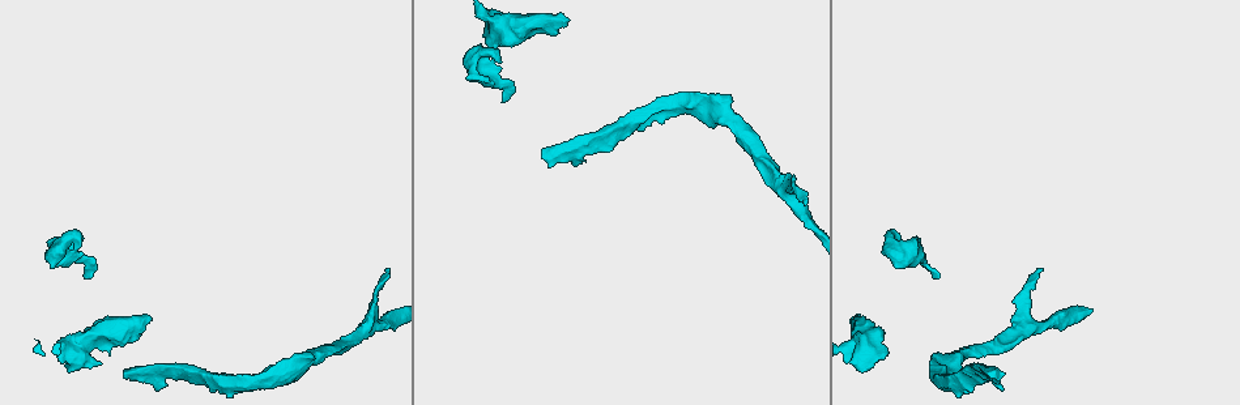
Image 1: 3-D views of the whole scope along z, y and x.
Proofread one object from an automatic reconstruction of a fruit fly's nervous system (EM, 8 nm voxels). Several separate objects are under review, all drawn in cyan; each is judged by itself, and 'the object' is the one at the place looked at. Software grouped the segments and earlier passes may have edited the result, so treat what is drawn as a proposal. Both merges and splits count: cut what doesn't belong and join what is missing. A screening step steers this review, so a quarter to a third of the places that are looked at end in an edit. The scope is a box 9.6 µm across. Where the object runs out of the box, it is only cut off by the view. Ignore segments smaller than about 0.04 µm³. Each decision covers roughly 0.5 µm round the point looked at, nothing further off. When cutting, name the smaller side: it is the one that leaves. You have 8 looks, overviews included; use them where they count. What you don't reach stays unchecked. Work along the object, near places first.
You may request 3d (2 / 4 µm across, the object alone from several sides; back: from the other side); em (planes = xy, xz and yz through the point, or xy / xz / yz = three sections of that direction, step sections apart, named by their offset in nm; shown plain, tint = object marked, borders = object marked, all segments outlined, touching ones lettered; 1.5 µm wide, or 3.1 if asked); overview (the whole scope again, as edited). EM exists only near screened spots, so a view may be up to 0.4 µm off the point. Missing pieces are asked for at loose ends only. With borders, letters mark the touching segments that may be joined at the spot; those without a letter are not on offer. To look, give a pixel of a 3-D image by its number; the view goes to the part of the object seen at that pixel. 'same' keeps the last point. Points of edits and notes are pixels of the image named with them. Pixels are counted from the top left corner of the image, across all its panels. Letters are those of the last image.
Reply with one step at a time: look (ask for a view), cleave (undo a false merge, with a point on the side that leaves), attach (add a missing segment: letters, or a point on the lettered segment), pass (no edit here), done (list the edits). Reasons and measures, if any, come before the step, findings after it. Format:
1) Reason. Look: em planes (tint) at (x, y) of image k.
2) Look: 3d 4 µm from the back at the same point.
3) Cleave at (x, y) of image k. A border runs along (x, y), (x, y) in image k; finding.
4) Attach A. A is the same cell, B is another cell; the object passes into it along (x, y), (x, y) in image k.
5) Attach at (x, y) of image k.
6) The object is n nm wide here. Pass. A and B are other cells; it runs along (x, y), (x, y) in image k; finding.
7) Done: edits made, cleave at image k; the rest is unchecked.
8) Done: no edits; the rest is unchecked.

Tapers out. Look: 3d 2 µm at (807, 204) of image 1.

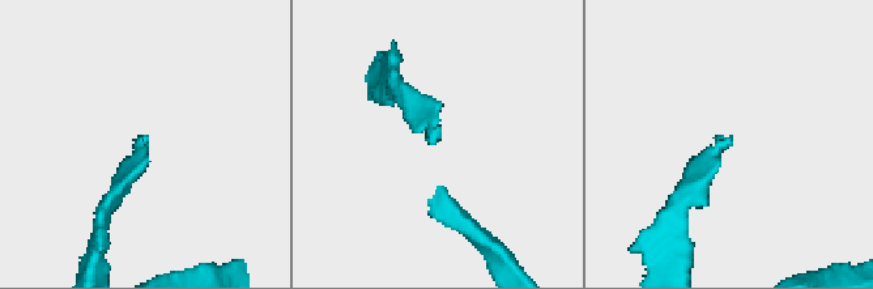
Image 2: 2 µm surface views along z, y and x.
Look: em xz step 4 (borders) at (137, 145) of image 2.

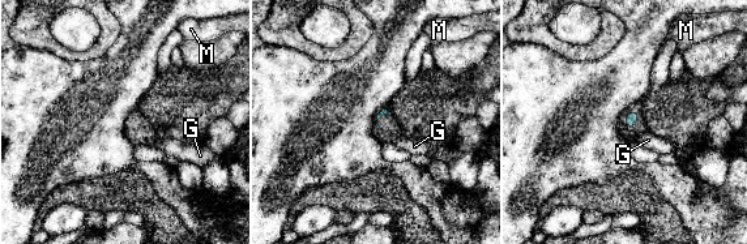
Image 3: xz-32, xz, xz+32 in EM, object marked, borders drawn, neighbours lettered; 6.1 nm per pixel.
Another direction. Look: em planes (borders) at the same point.

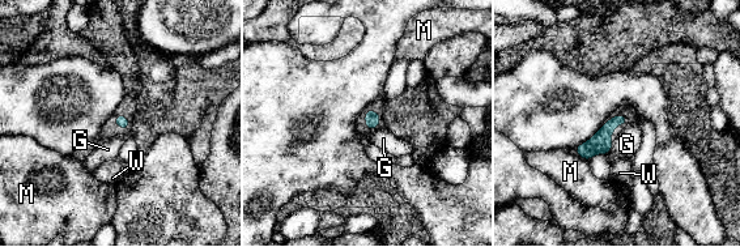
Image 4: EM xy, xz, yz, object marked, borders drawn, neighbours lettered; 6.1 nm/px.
Pass. G, M and W are other cells; a border runs along (613, 141), (608, 153) in image 4; no lettered segment goes on from it.

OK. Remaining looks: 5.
Branch stops here. Look: em yz step 4 (borders) at (147, 322) of image 1.

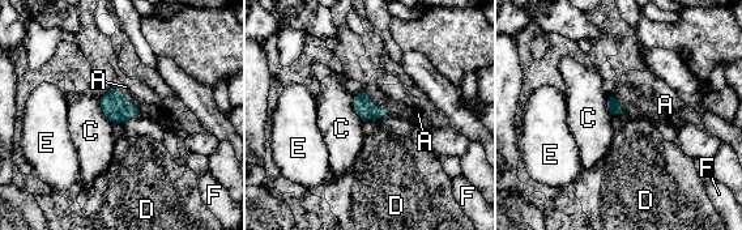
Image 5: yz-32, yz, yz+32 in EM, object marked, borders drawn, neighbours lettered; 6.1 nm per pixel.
Attach A. A is the same cell, C, D, E and F are other cells; the object passes into it along (366, 110), (374, 105), (405, 107) in image 5; the neuron continues.

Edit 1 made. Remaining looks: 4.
Look: overview.

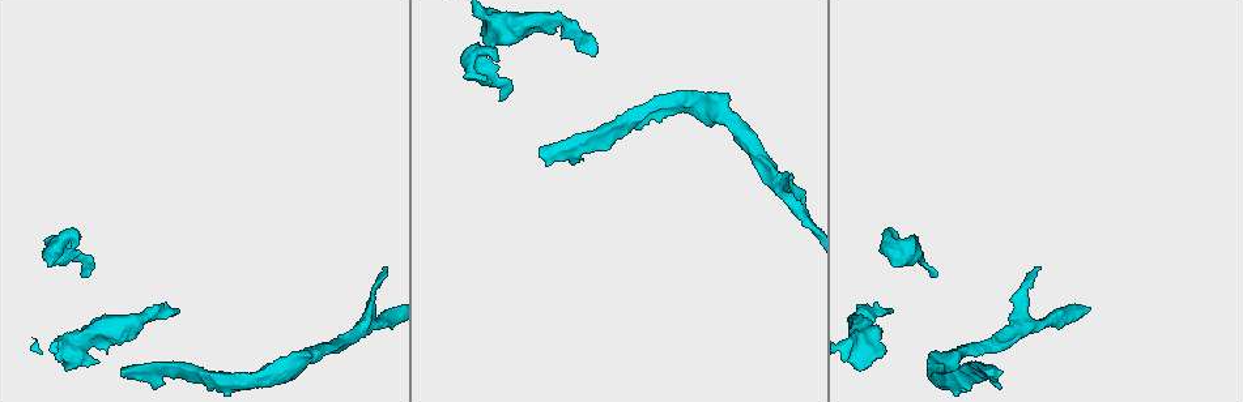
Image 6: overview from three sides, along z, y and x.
An open end. Look: 3d 2 µm at (540, 147) of image 6.

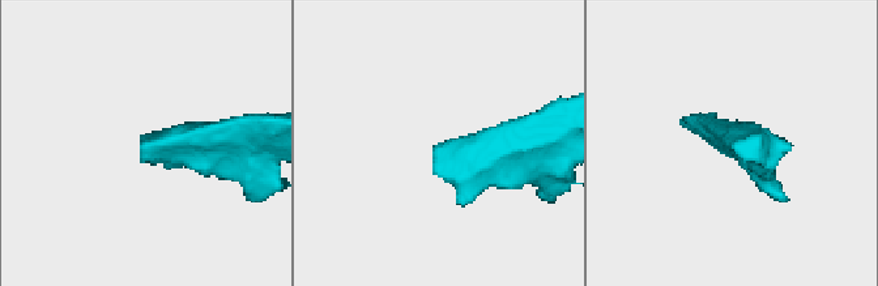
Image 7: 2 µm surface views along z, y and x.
Look: em xz step 8 (plain) at (140, 153) of image 7.

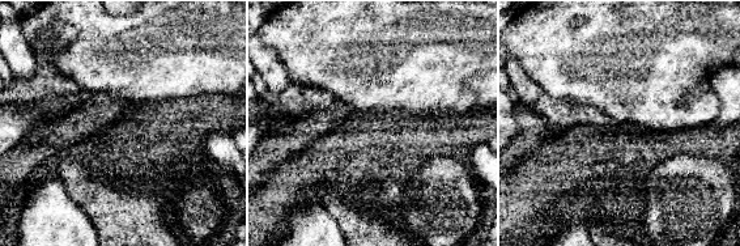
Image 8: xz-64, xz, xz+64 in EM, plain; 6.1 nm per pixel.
See the neighbours. Look: em xz step 8 (borders) at the same point.

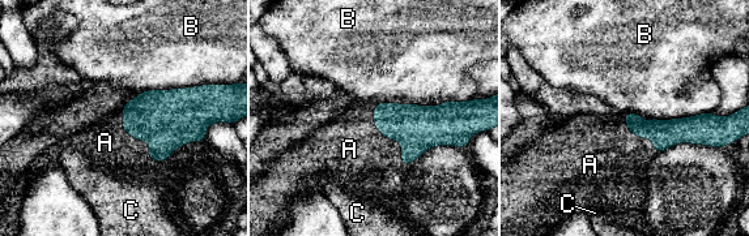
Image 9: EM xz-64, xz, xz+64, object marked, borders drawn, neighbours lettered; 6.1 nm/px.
Attach A. A is the same cell, B and C are other cells; the object passes into it along (418, 128), (388, 138), (349, 149) in image 9; the neuron continues.

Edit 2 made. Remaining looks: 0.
Done: edits made, attach at image 5, attach at image 9; the rest is unchecked.

